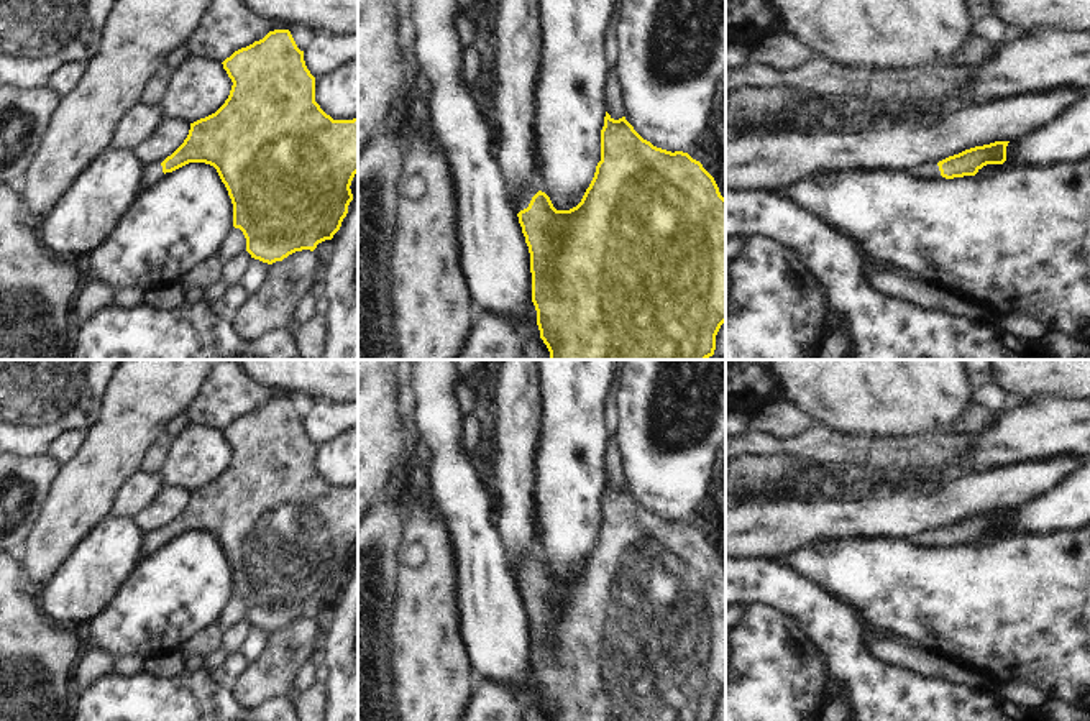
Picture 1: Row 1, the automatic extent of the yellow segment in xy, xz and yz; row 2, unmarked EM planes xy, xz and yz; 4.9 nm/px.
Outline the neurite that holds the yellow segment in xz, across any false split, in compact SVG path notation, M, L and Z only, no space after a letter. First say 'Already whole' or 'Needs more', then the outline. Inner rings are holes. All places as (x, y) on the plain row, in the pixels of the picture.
Needs more. M607 480L601 498L601 529L581 570L570 578L556 578L550 565L538 558L534 565L520 558L517 585L530 621L532 670L537 678L540 706L550 721L714 721L716 703L726 690L726 567L714 545L683 519L666 519L643 507L625 484L614 488Z

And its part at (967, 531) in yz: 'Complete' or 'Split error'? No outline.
Split error.

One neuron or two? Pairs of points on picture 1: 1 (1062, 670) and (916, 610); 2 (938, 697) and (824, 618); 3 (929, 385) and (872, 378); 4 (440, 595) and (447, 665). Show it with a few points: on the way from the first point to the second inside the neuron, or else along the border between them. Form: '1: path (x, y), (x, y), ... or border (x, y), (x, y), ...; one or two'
1: path (1026, 634), (1002, 610), (952, 610); one
2: path (908, 690), (905, 687), (887, 687), (847, 647); one
3: path (915, 385), (905, 378), (887, 378); one
4: path (440, 613), (440, 647); one

